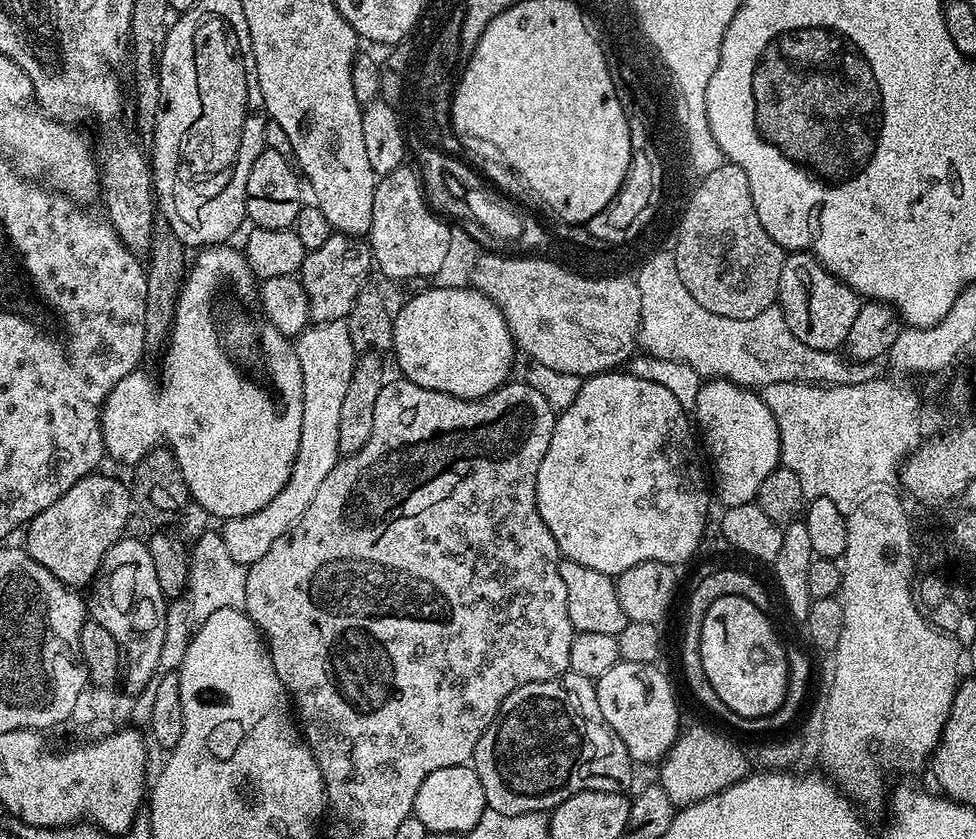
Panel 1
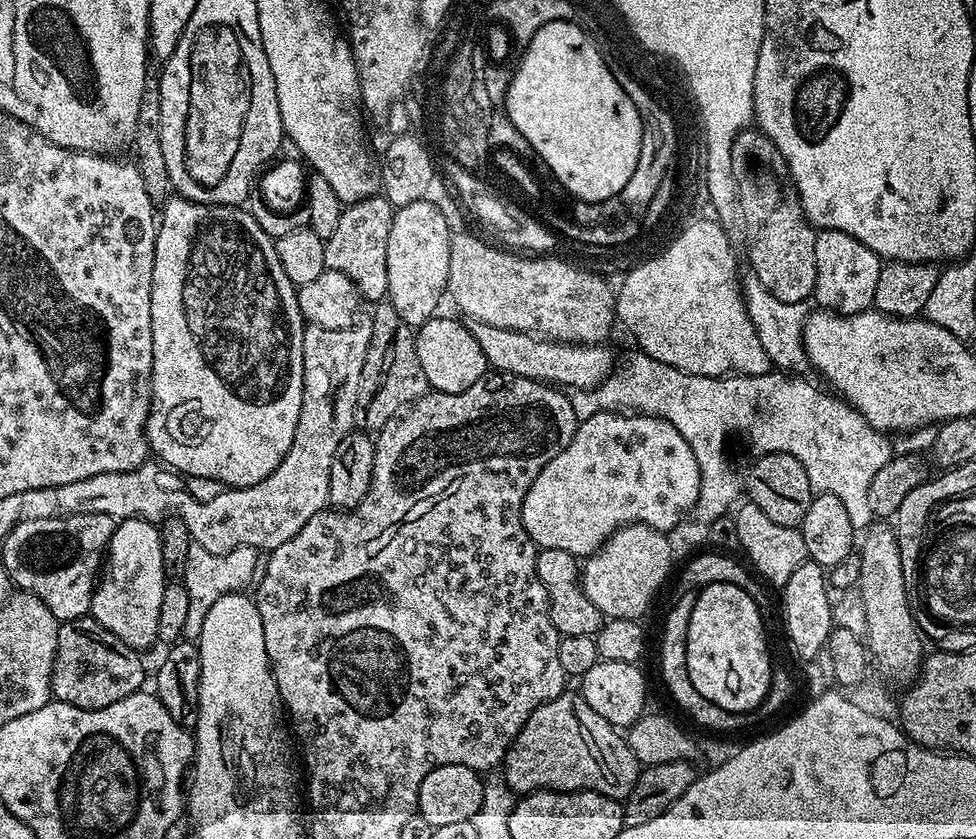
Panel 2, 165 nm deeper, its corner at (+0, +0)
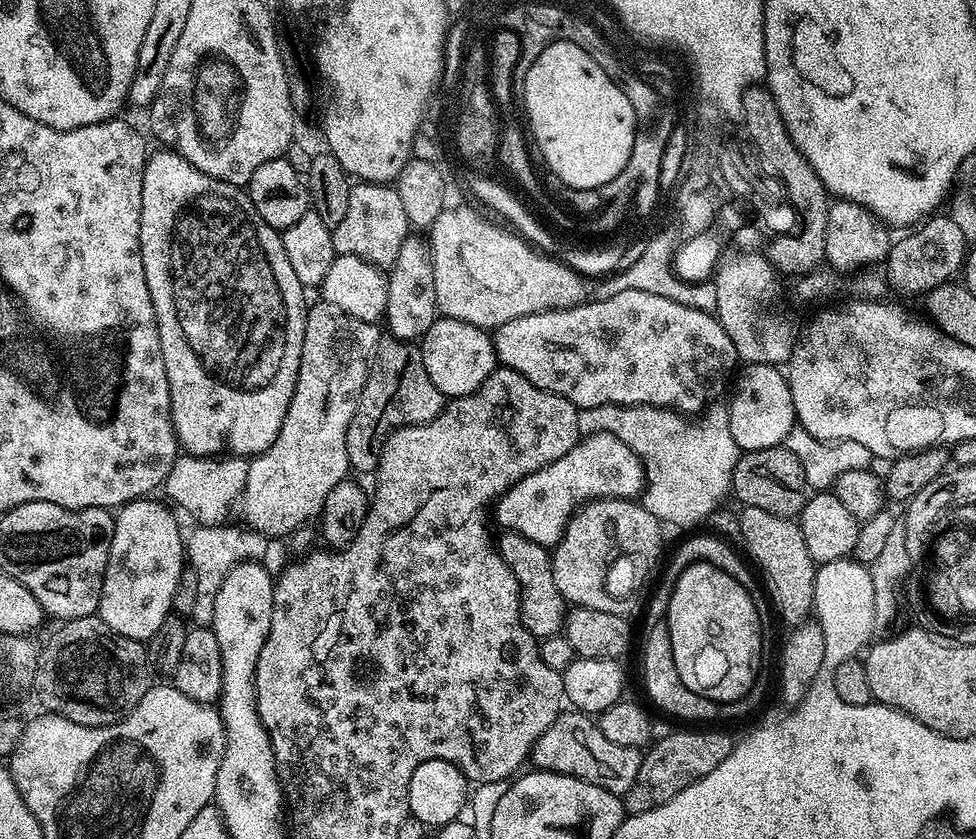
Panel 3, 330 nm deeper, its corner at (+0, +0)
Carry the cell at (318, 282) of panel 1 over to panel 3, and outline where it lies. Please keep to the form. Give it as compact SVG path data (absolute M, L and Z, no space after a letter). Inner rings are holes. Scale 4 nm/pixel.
M367 182L352 184L346 215L342 217L342 222L332 228L332 241L337 256L357 256L381 270L388 270L398 258L398 250L402 250L409 238L406 206L402 206L402 198L395 187Z

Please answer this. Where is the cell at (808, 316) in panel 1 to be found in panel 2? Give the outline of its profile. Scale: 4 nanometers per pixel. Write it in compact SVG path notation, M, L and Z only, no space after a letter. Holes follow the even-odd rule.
M826 228L816 232L811 261L816 267L811 295L821 304L821 309L832 314L852 316L855 312L867 312L873 307L872 299L882 261L865 244L845 232Z

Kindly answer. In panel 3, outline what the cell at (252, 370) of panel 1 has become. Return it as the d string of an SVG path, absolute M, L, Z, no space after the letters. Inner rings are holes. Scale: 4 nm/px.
M175 150L160 151L164 152L153 151L144 165L140 253L142 266L146 270L146 286L150 290L150 298L156 311L156 325L160 331L160 345L170 386L172 424L176 428L176 439L182 445L183 451L193 456L215 456L223 453L227 449L224 448L227 444L237 456L258 456L272 445L274 438L278 438L278 430L282 430L290 398L294 398L304 337L306 289L298 282L298 274L294 274L294 269L290 267L290 258L286 258L286 250L282 246L281 233L268 225L262 214L258 214L254 202L243 187L227 184L218 178L210 178L210 174L202 174L202 170L186 162L186 158L182 158Z

